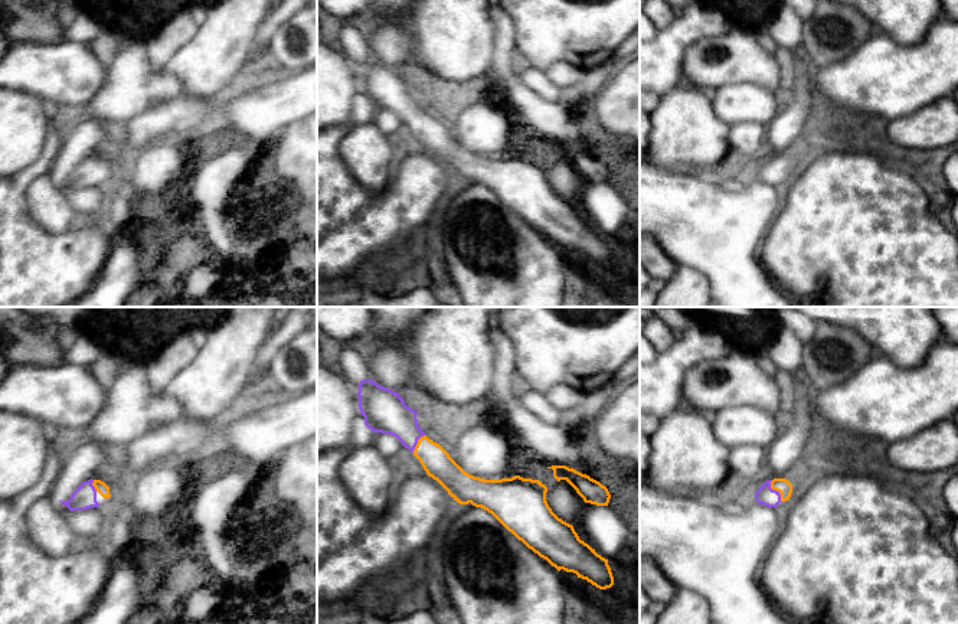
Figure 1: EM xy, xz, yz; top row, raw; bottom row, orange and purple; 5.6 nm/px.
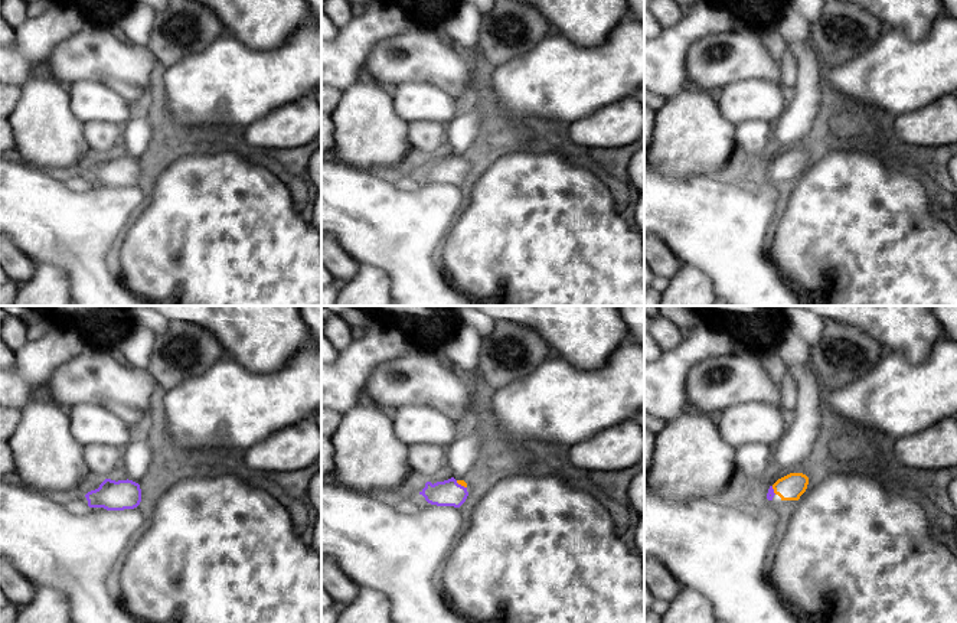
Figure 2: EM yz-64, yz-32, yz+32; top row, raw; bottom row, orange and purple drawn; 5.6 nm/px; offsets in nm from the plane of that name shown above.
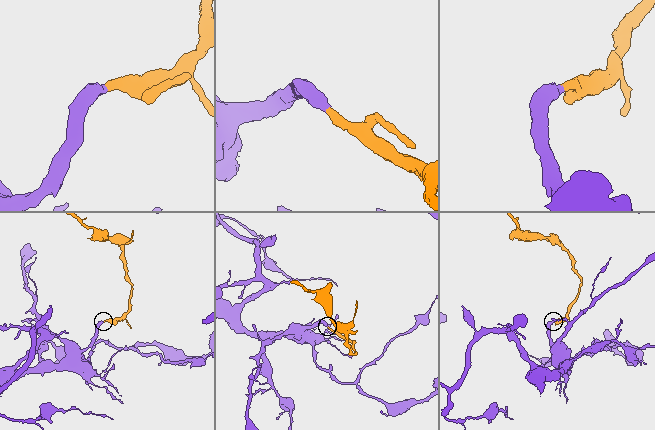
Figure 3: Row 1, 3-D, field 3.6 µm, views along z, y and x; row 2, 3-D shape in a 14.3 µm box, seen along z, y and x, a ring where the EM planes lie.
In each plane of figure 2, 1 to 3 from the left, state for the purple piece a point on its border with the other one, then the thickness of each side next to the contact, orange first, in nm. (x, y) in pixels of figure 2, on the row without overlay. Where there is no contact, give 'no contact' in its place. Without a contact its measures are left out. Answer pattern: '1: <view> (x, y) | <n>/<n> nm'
1: no contact
2: yz-32 (461, 162) | 30/140 nm
3: yz+32 (774, 168) | 140/50 nm

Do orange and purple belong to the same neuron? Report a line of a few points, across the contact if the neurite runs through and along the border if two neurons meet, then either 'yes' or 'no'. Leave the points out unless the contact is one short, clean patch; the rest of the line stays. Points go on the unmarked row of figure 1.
line yz (780, 162), (775, 166), (765, 172); yes

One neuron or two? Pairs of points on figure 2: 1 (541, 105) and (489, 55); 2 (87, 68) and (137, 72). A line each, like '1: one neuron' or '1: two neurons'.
1: two neurons
2: one neuron

